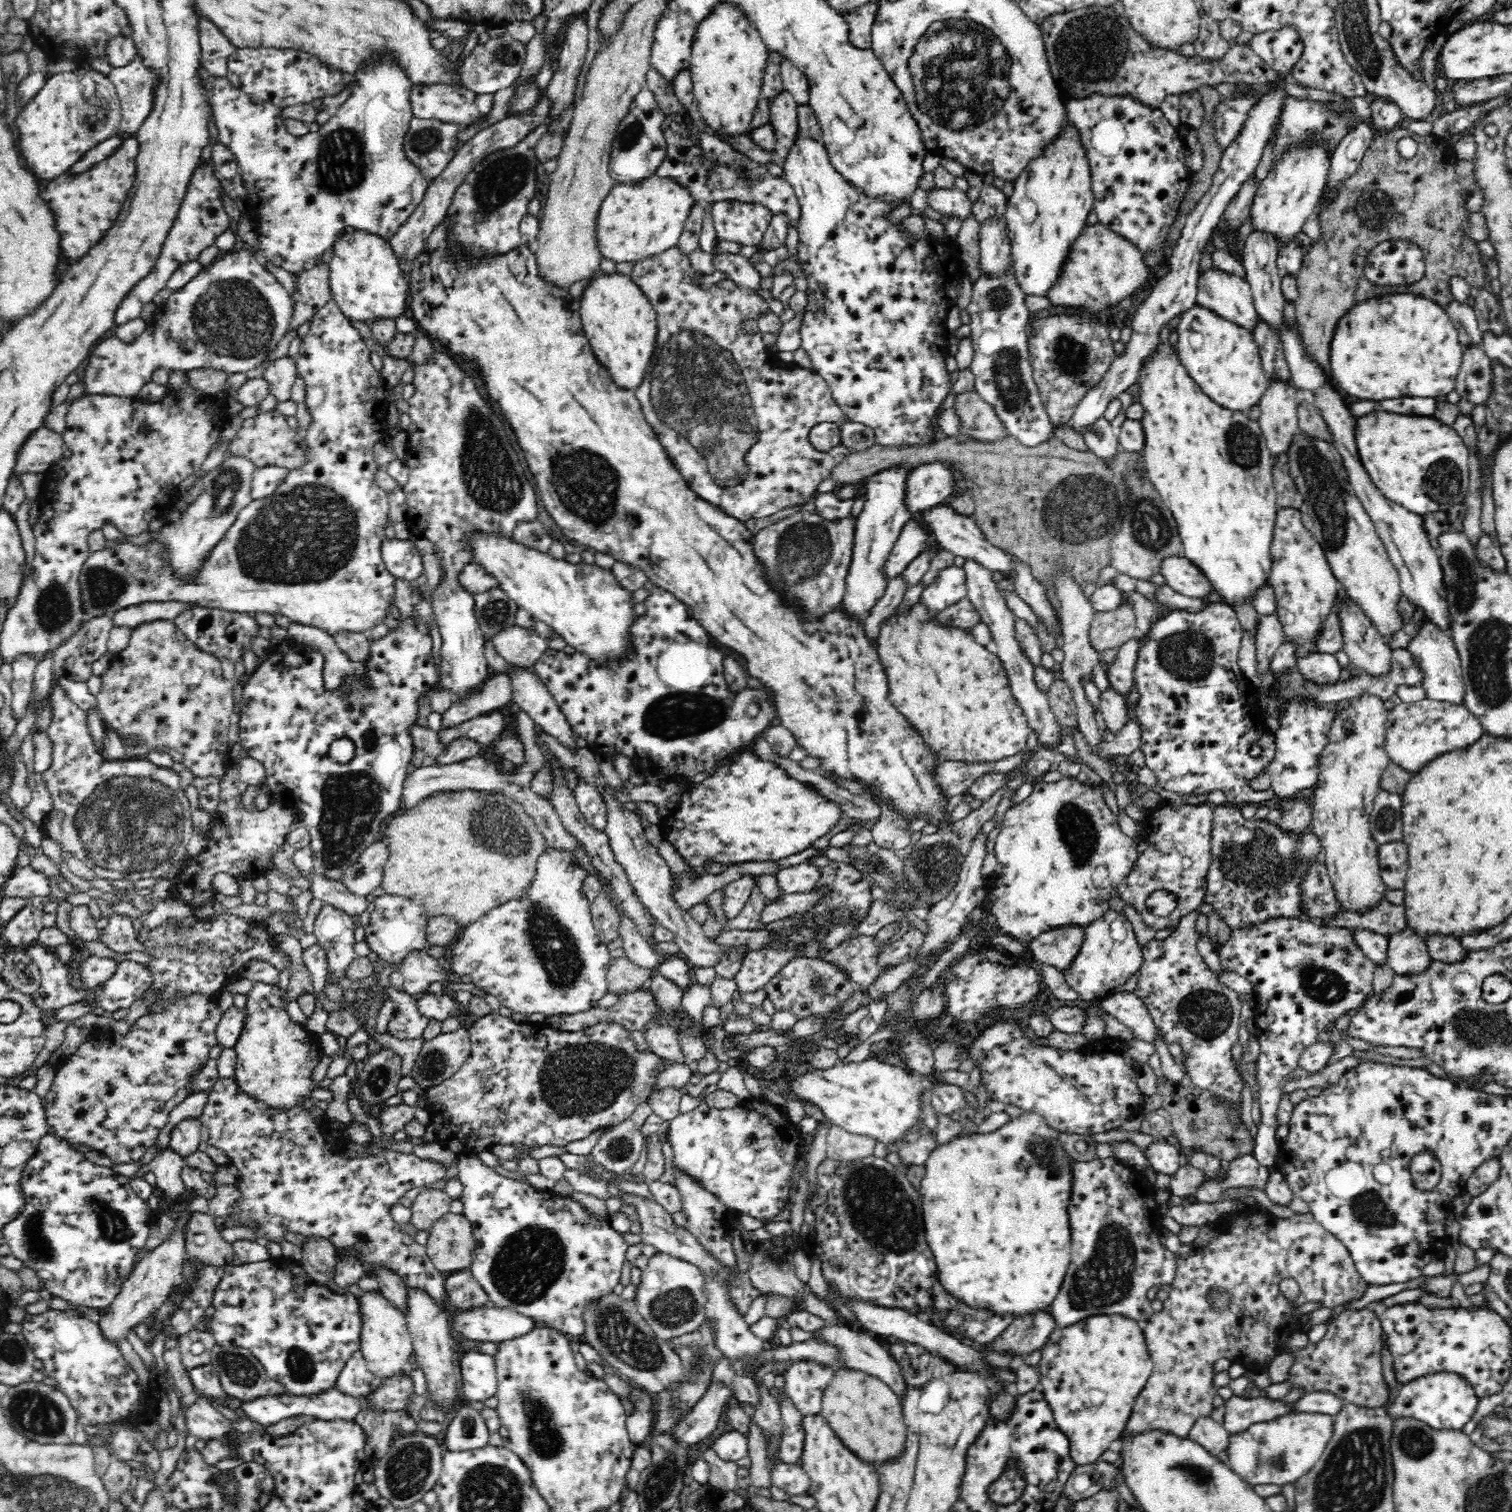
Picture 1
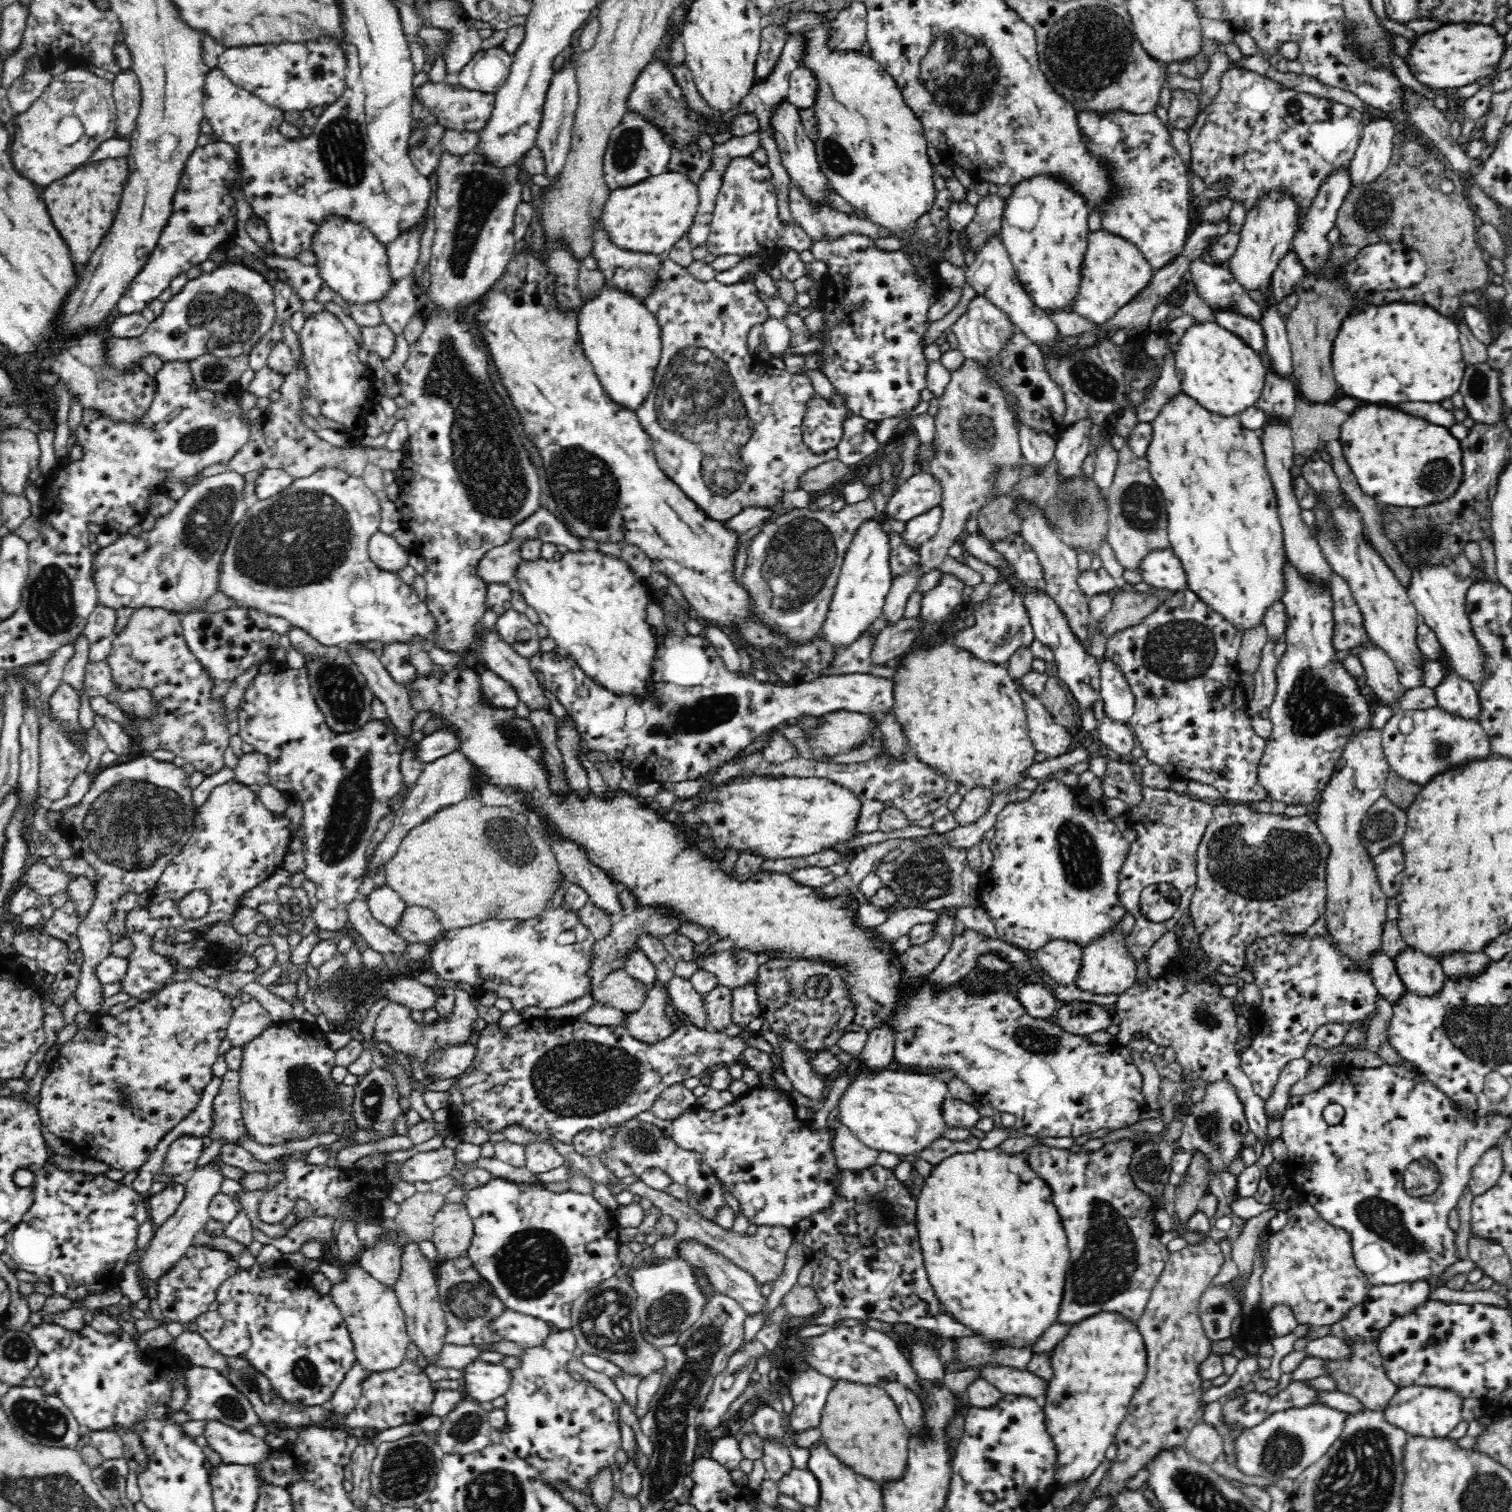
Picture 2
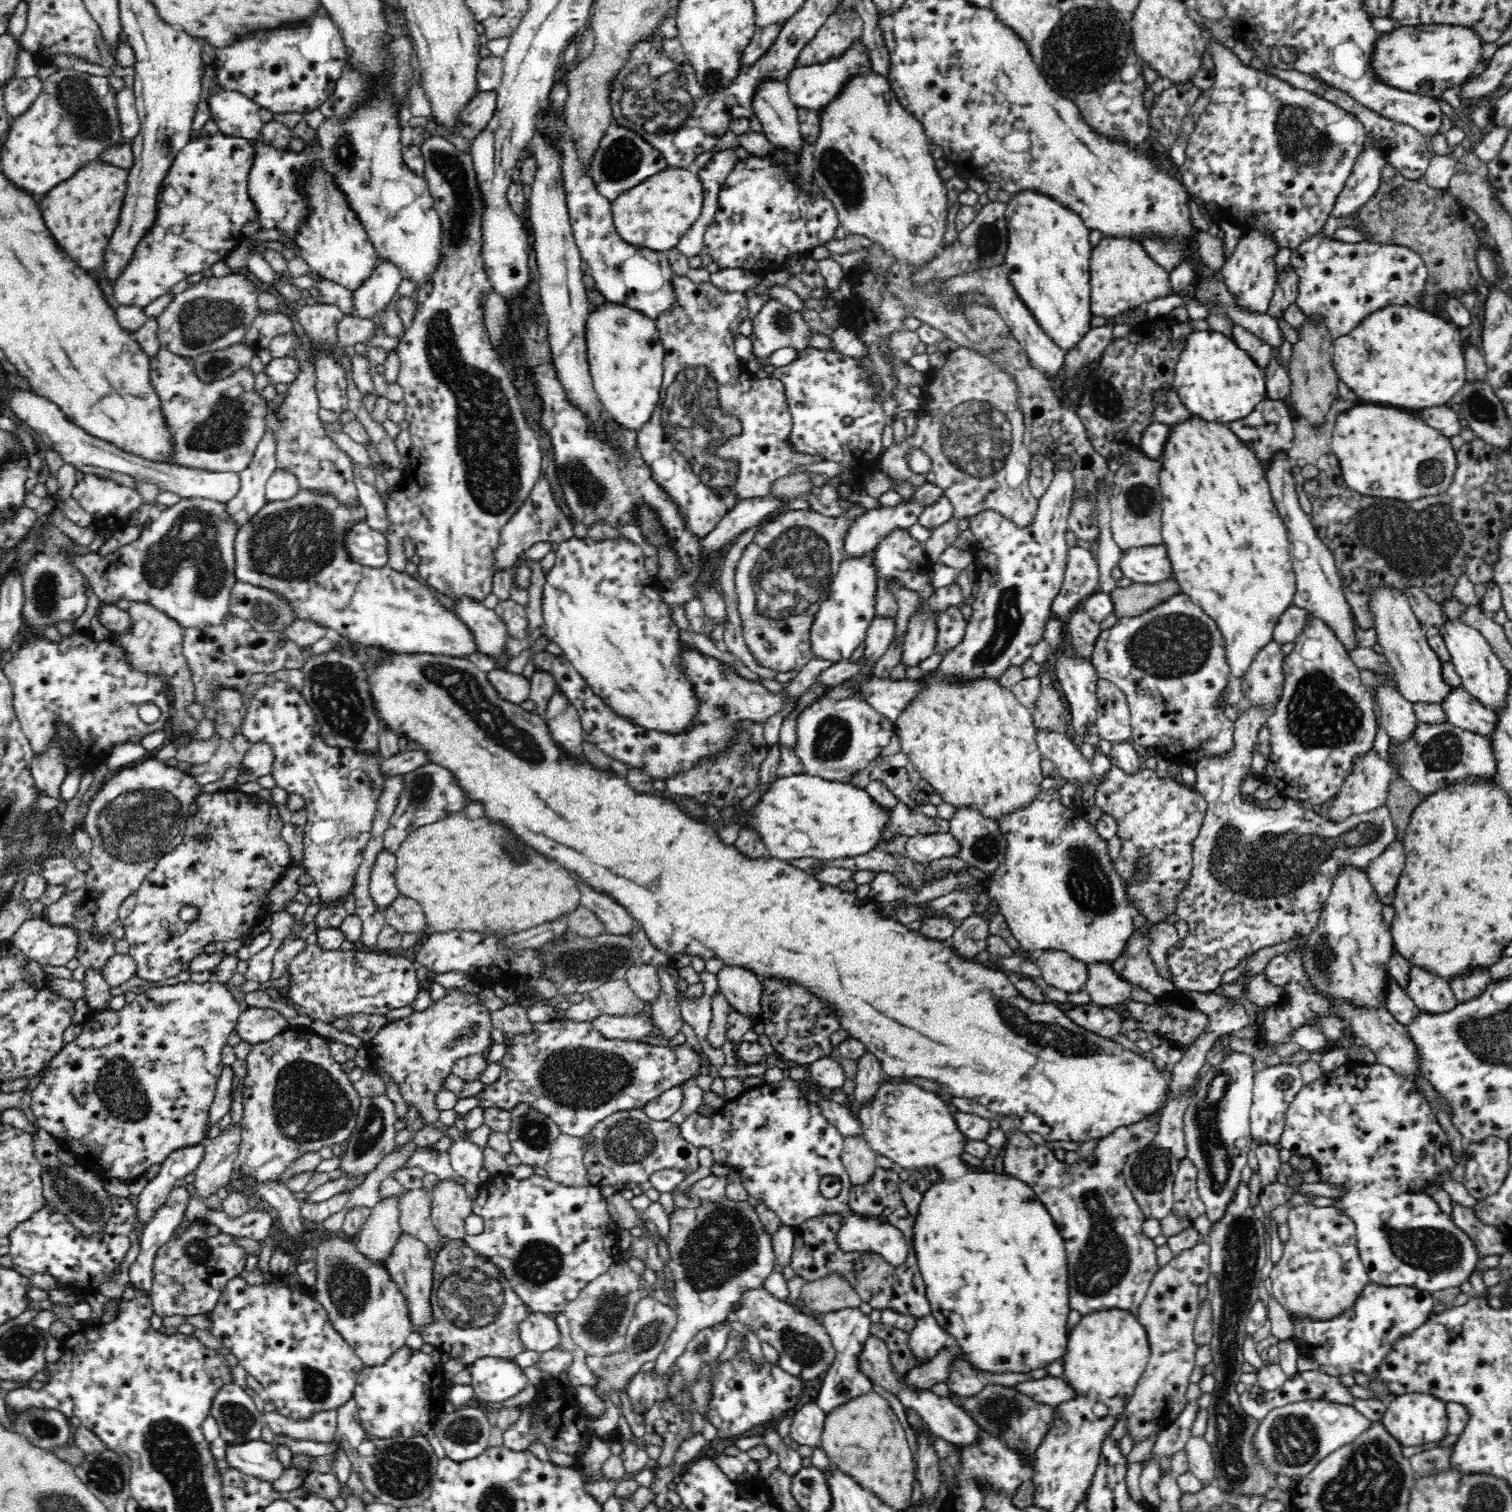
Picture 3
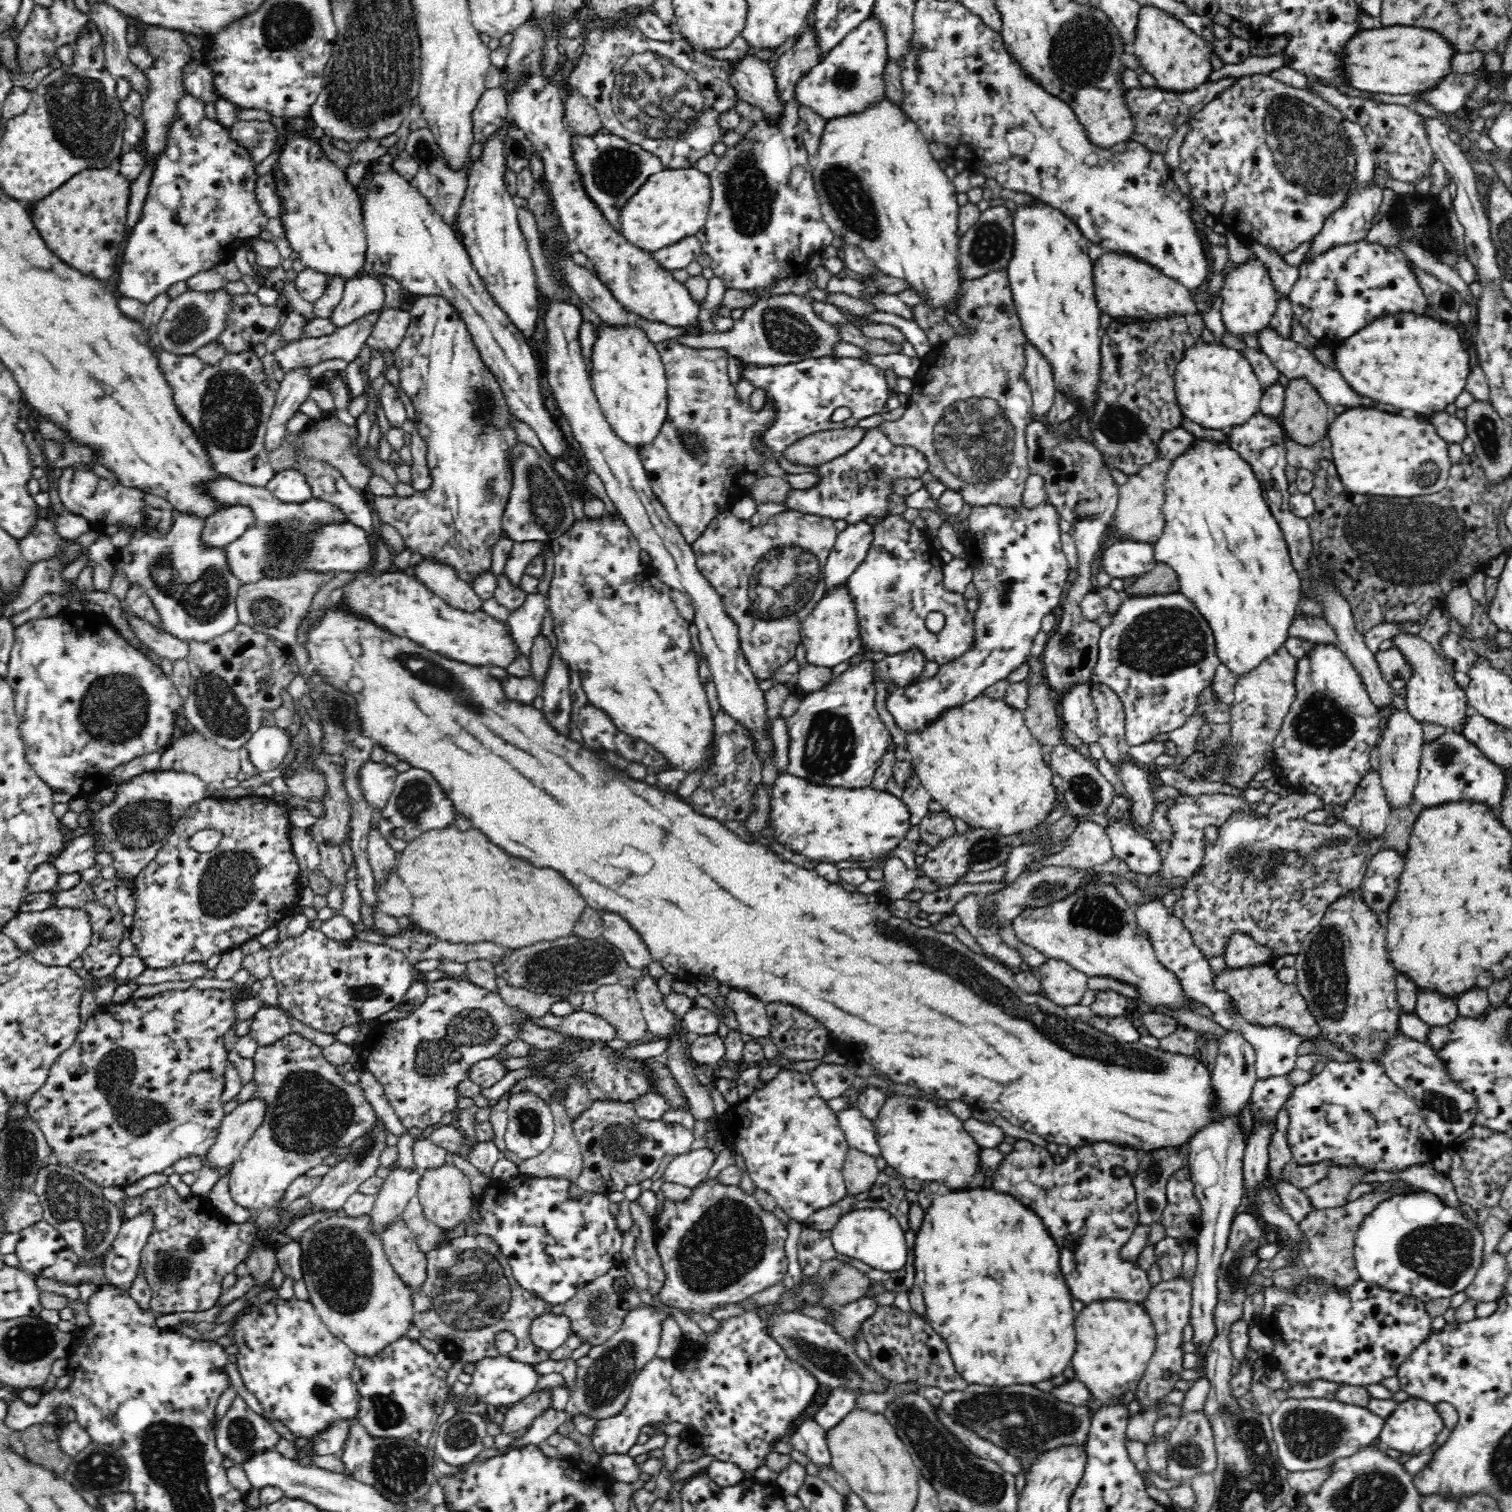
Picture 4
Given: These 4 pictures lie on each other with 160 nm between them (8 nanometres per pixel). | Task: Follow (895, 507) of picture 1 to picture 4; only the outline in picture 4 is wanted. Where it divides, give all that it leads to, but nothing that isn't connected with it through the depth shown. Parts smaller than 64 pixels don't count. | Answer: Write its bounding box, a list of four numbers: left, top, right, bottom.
[801,581,863,667]

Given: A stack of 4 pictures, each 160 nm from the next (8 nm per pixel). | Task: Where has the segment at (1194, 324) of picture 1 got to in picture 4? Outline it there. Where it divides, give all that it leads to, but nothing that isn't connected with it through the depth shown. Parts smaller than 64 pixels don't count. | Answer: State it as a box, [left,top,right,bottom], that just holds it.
[1173,341,1264,430]

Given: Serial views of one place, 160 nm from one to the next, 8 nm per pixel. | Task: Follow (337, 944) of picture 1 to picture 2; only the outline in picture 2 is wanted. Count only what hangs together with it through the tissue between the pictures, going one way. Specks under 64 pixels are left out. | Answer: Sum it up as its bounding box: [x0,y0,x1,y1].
[235,664,404,934]

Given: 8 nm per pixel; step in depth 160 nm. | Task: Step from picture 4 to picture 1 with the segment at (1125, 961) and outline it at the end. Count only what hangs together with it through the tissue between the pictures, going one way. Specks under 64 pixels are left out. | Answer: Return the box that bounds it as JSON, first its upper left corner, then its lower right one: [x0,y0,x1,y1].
[982,778,1138,945]

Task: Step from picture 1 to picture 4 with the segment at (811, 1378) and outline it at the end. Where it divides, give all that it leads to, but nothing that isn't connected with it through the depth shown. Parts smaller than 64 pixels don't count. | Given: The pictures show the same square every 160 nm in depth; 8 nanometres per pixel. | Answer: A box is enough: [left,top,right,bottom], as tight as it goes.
[788,1418,831,1466]

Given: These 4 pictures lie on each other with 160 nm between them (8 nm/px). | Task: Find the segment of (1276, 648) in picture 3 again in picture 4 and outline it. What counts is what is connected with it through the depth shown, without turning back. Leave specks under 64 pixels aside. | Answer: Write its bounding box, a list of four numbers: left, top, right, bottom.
[1220,645,1297,792]

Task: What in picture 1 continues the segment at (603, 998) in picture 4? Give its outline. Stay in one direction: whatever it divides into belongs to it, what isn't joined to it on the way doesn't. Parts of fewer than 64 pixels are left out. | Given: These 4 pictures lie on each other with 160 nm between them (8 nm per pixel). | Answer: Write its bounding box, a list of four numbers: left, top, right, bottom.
[607,954,654,995]

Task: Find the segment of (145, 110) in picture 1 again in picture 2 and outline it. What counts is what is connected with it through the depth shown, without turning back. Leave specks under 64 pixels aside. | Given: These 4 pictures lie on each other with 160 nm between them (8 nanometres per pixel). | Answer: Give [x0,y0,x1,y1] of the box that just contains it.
[113,69,142,135]

